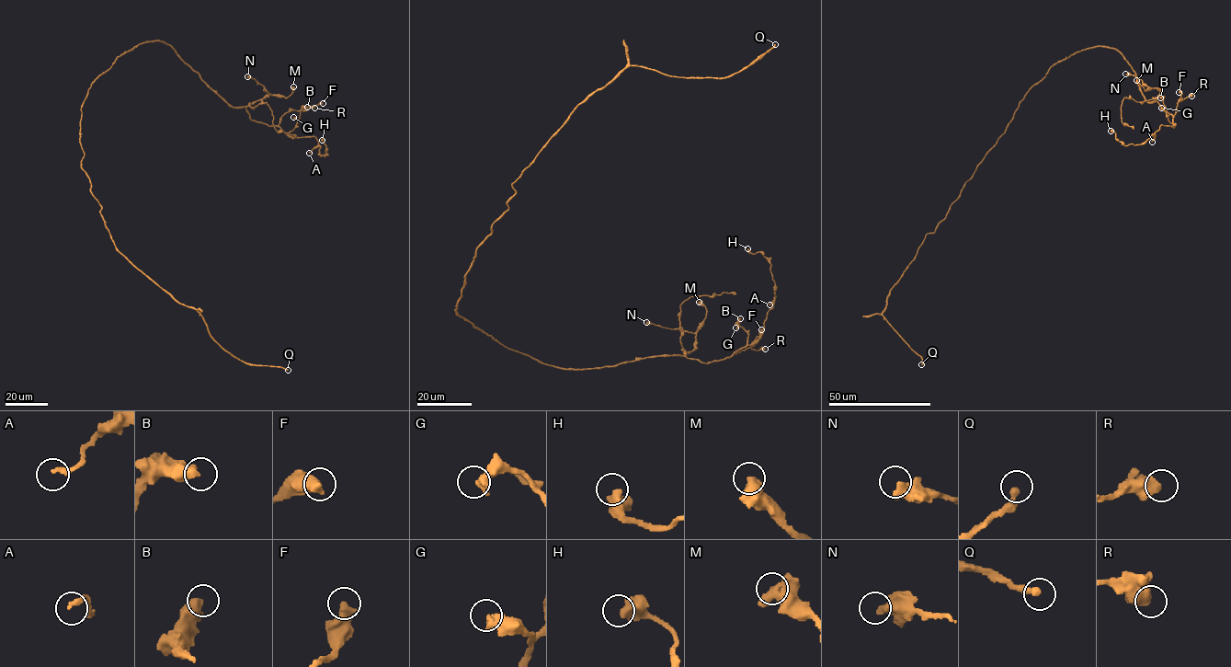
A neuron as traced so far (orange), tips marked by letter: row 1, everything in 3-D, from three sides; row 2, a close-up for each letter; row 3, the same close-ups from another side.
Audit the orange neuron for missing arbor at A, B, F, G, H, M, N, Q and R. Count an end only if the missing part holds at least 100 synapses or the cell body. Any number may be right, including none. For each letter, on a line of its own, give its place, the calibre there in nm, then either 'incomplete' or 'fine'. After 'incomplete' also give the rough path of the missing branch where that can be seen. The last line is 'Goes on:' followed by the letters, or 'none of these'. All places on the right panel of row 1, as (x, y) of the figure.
A: at (1152, 142); 220 nm thick; fine
B: at (1160, 97); 500 nm thick; fine
F: at (1179, 92); 480 nm thick; fine
G: at (1161, 108); 500 nm thick; fine
H: at (1111, 131); 600 nm thick; fine
M: at (1136, 80); 440 nm thick; fine
N: at (1125, 74); 380 nm thick; fine
Q: at (921, 364); 280 nm thick; fine
R: at (1191, 96); 750 nm thick; fine
Goes on: none of these

